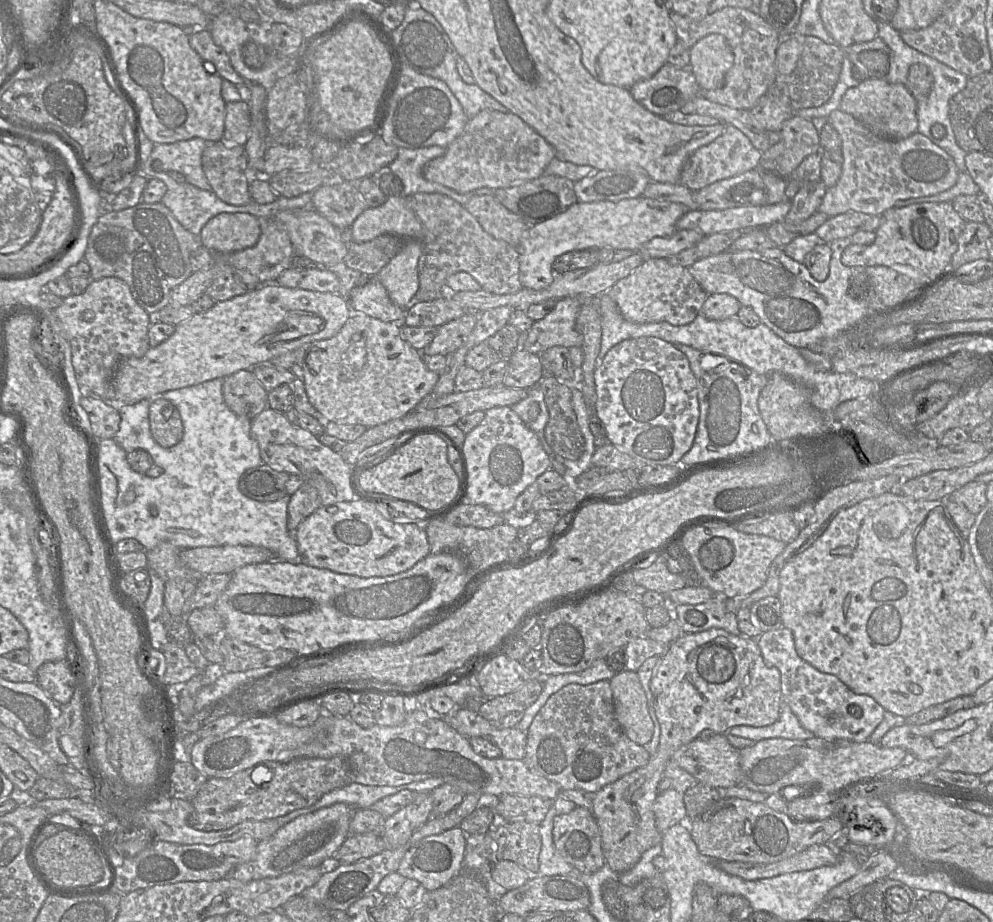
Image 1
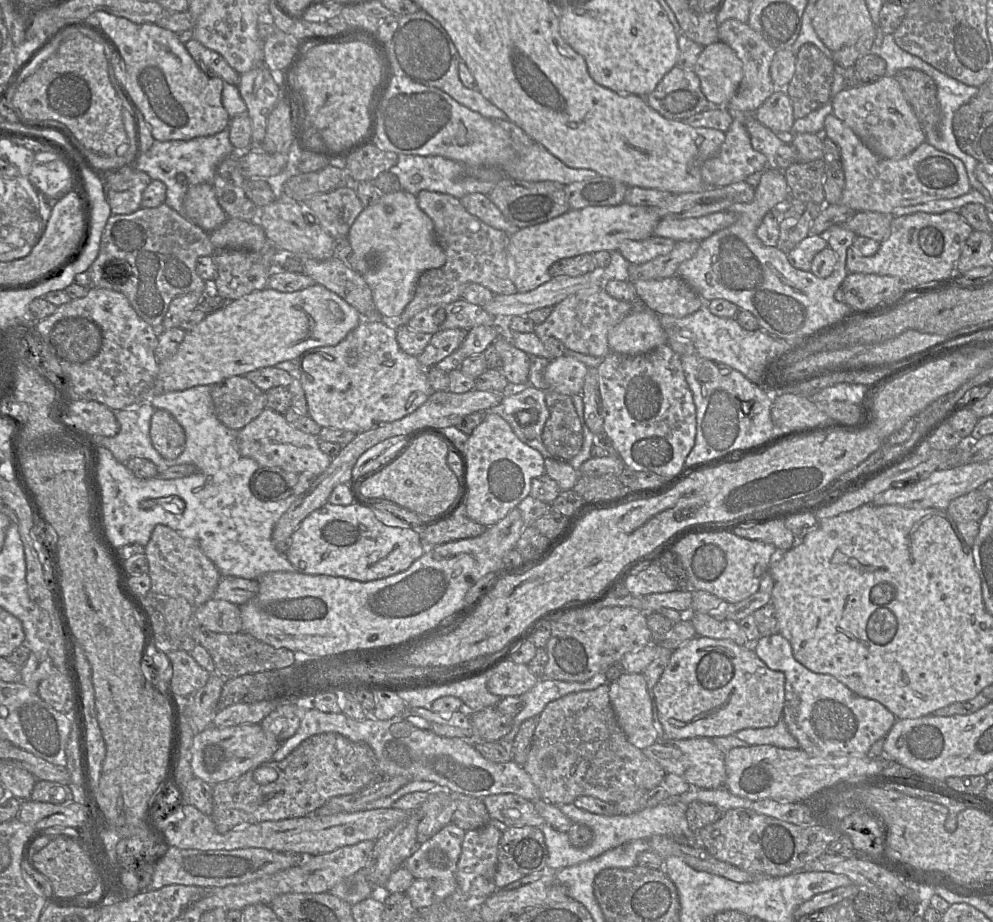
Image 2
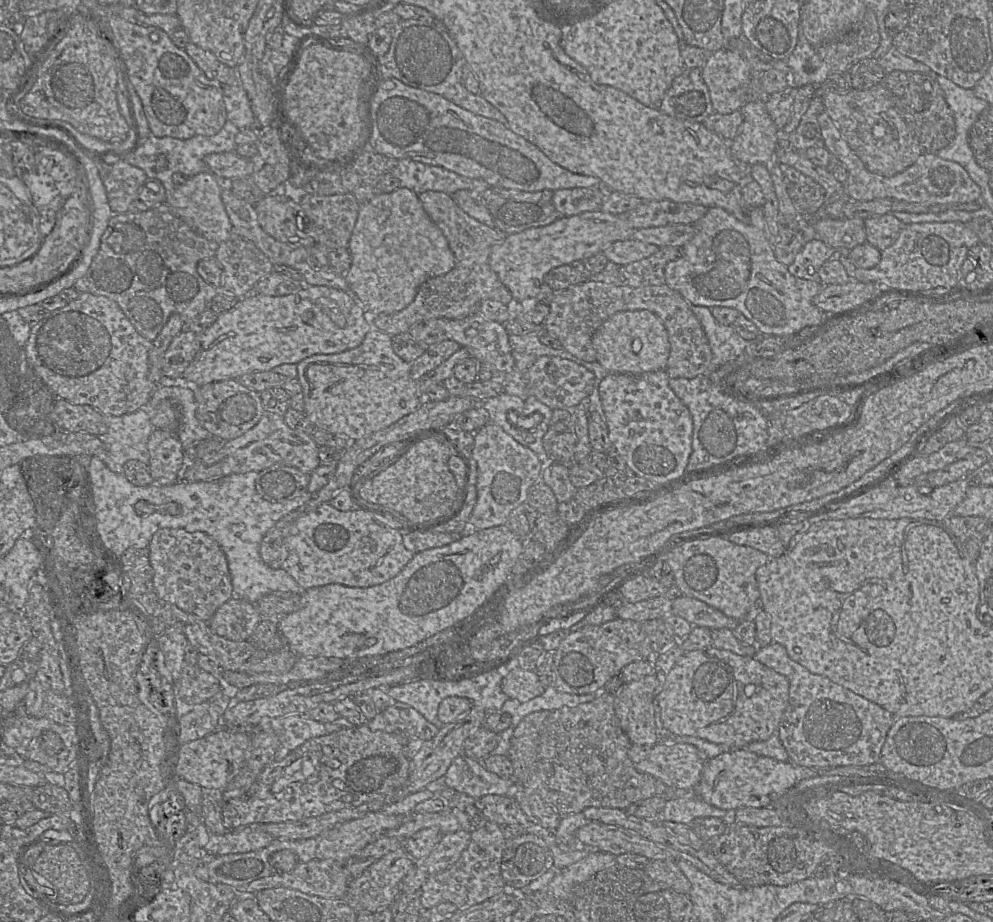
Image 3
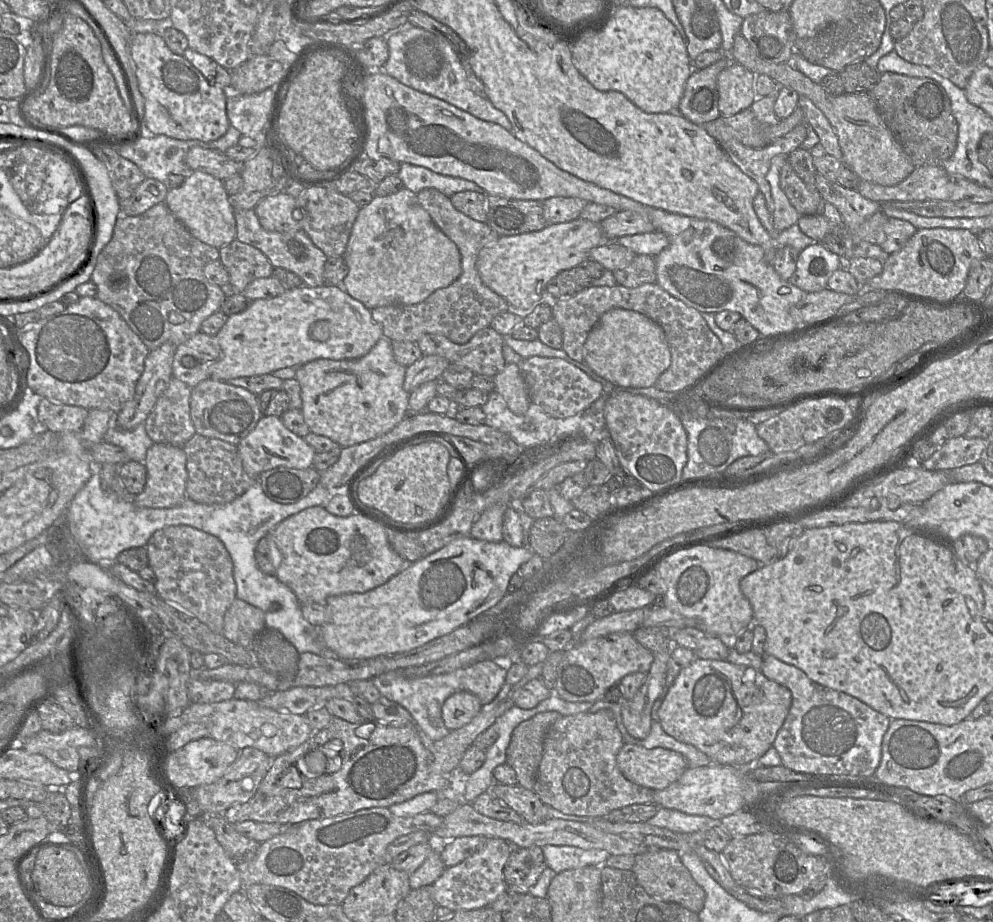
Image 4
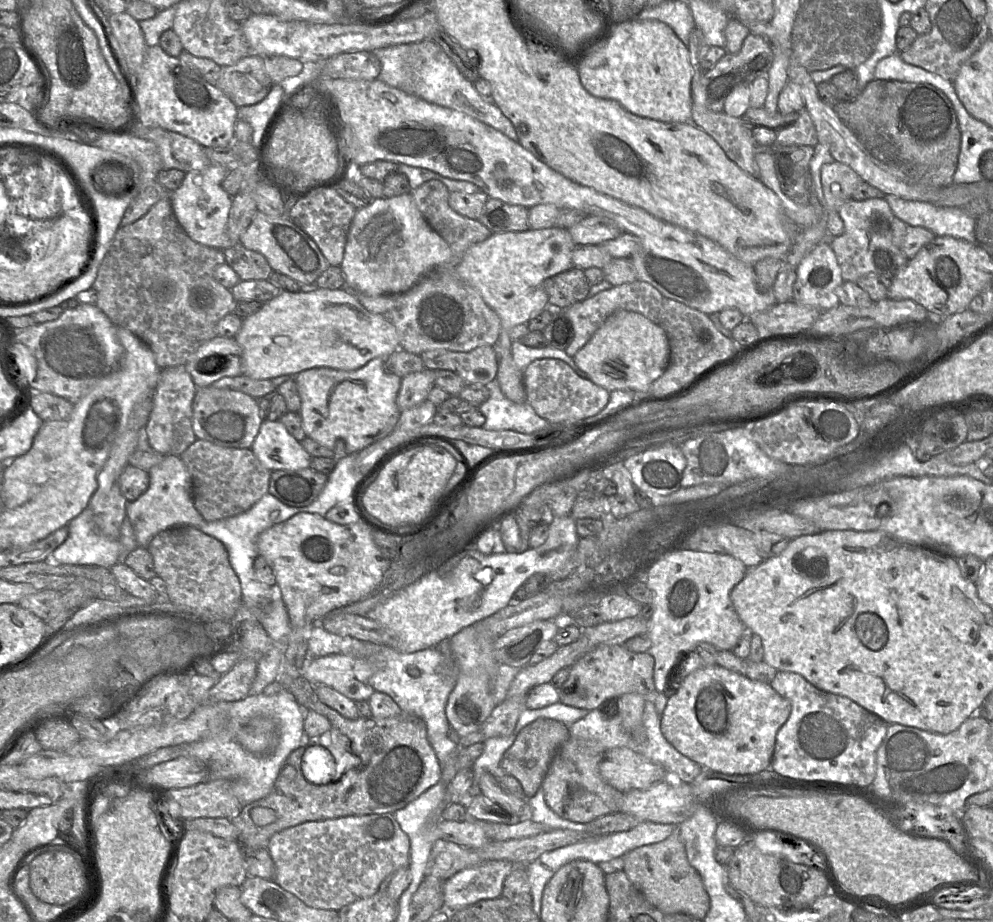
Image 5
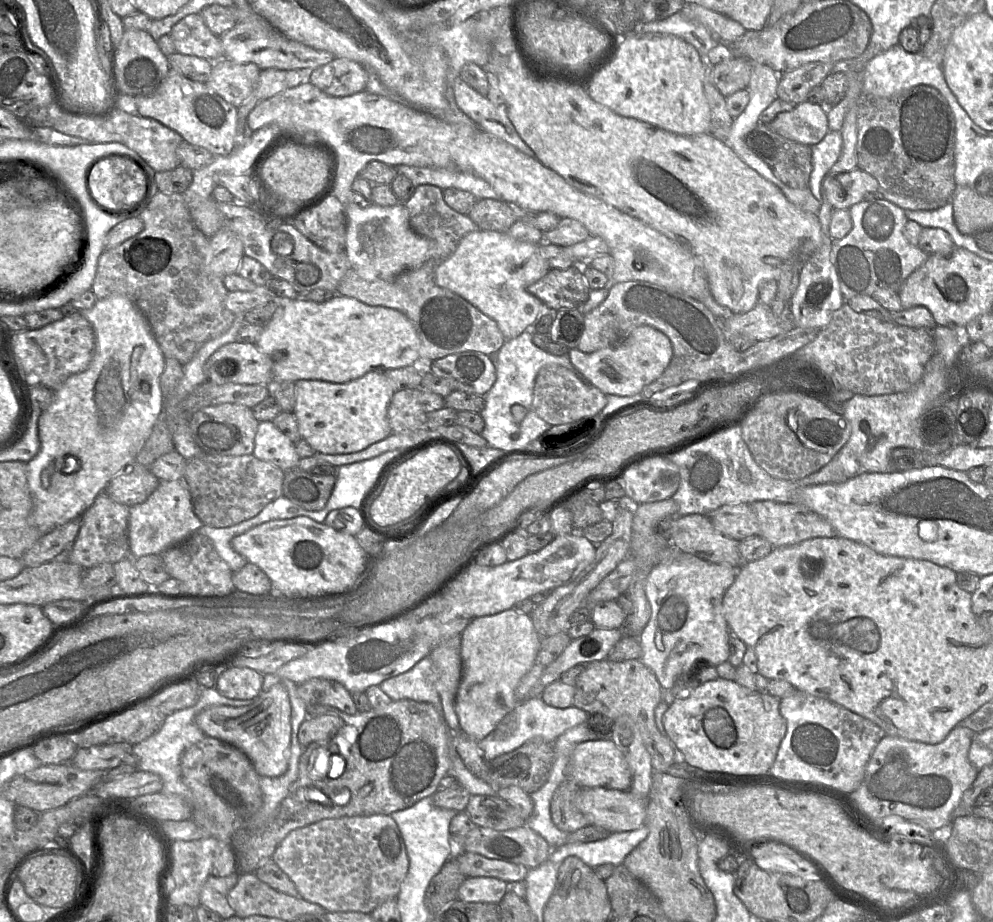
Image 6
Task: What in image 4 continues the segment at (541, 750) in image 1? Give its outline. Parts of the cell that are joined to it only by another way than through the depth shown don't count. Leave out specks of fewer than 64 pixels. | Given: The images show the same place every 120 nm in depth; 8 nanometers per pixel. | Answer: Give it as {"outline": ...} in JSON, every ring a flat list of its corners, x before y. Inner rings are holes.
{"outline":[[608,710,562,716,551,725,545,735,533,791,544,804,559,812,587,818,602,818,614,810,634,804,654,804,652,789,632,783,618,769,616,757,623,745,622,734]]}

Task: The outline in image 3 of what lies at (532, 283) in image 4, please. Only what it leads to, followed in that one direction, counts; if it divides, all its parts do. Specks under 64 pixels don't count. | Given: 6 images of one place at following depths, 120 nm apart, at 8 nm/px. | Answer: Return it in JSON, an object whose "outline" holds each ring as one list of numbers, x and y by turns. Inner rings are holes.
{"outline":[[600,210,560,217,546,226,508,234,502,242,492,246,489,265,509,289,515,302,540,297,549,305,549,300,555,292,545,284,548,272,574,261,586,261,616,241,632,240,635,231,637,230,633,229,622,215]]}

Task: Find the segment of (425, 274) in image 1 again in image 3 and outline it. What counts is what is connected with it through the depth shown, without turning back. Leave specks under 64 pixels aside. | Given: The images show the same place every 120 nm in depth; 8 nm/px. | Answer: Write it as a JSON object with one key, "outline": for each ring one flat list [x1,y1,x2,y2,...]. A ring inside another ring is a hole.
{"outline":[[426,191,418,199,429,218,445,236,455,258,454,267,444,275,426,280,418,289,414,300,404,309,393,314,371,316,373,328,390,336,407,333,409,329,424,320,433,318,462,319,474,313,483,300,495,300,507,306,515,301,509,289,500,281,489,265,490,250,502,242,507,234,497,228,490,228,466,214,443,192]]}

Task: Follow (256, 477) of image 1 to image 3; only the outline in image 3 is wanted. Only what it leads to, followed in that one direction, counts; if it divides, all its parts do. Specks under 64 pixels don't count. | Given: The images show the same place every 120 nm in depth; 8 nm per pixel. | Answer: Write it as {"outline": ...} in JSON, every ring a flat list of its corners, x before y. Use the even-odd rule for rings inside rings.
{"outline":[[274,464,258,472,255,489,270,503,280,503,304,493,309,481,310,473,284,464]]}

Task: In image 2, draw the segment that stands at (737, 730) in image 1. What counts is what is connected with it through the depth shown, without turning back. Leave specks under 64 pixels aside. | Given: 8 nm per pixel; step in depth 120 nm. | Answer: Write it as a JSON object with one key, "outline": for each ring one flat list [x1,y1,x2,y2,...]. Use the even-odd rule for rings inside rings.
{"outline":[[783,718,773,727,746,728,734,734,748,745,771,745,779,748,799,748,798,741,791,735]]}

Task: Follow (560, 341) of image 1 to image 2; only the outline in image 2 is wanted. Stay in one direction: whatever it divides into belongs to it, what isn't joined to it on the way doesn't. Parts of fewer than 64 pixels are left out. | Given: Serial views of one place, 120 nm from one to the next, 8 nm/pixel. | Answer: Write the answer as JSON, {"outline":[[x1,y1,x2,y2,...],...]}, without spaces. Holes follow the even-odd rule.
{"outline":[[591,287,580,290,555,305,549,317,544,322,535,326,534,333,540,339,554,337,560,340,569,350,596,358,604,358,611,352,608,345,610,330,632,311,633,304,611,297,602,287]]}

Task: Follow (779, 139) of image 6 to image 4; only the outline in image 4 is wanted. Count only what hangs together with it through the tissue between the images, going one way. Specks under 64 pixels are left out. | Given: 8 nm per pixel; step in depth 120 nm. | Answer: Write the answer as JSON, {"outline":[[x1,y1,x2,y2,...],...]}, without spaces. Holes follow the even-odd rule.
{"outline":[[788,161,780,171,780,188,801,216,819,213,823,205,821,194,818,190,809,189]]}

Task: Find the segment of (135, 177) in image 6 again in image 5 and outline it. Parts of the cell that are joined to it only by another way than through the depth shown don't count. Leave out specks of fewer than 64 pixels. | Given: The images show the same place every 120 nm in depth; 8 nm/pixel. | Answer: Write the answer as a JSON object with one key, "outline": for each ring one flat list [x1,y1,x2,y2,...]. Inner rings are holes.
{"outline":[[107,163,95,172,94,181,103,194,122,197,134,185,134,172,124,163]]}

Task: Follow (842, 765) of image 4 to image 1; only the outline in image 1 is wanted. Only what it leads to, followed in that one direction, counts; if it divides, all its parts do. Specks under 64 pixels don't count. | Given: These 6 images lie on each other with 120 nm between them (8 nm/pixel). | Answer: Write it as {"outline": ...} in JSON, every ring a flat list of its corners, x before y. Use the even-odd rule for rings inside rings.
{"outline":[[788,628,764,632,756,642,765,663,779,670,783,700,806,730,827,741,865,742,870,739,885,713,871,696,854,693,835,675,820,672,799,657]]}

